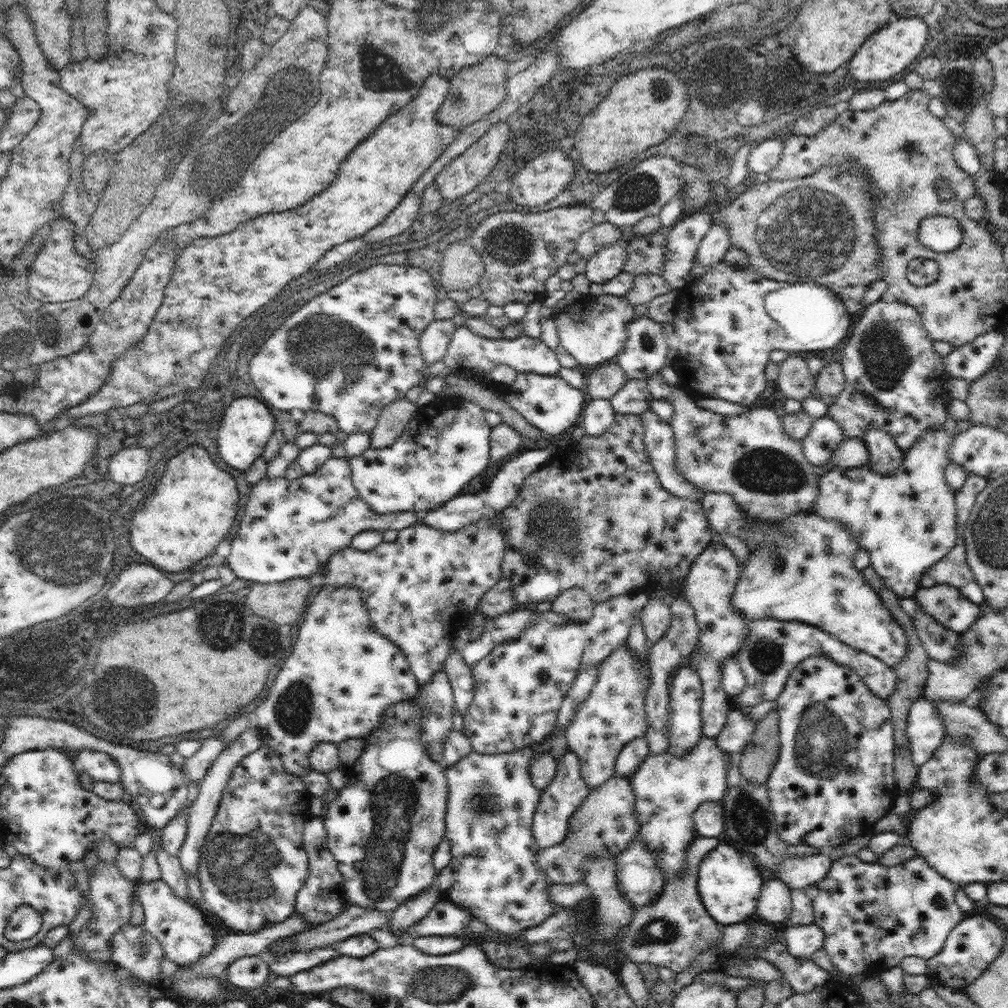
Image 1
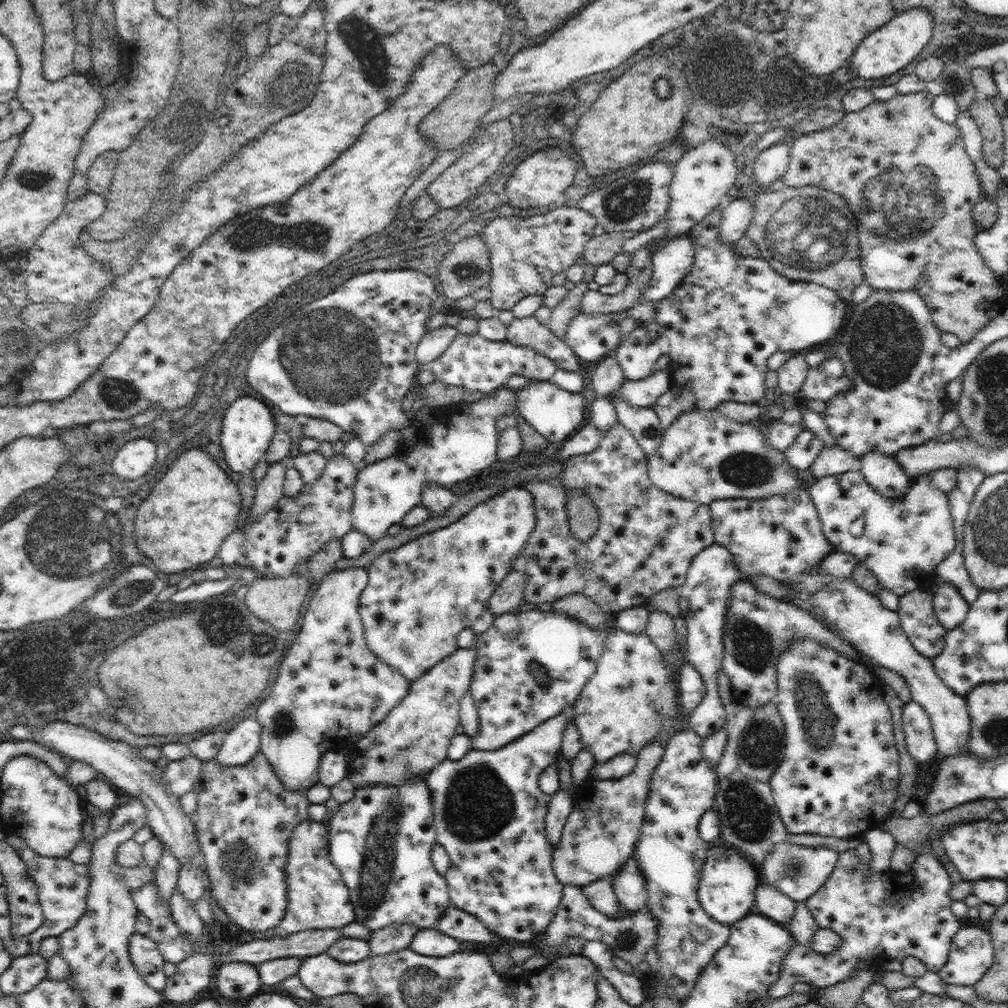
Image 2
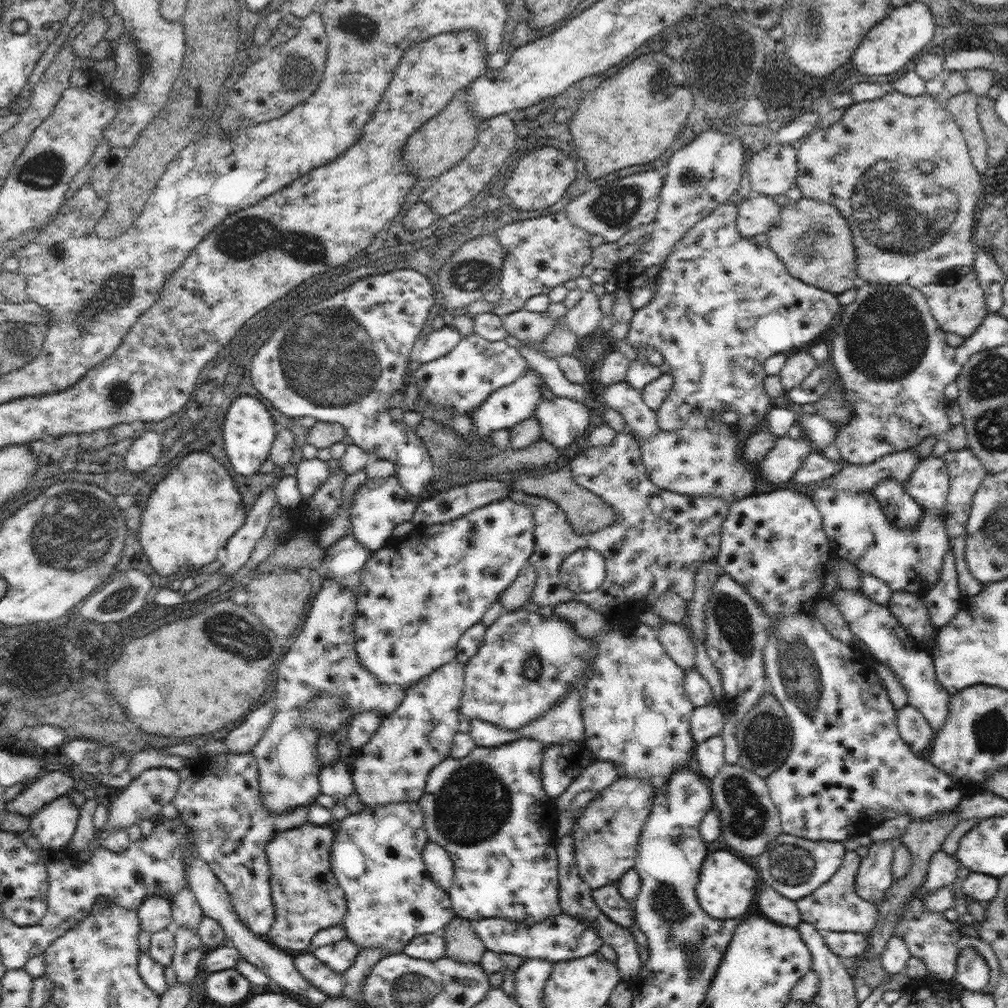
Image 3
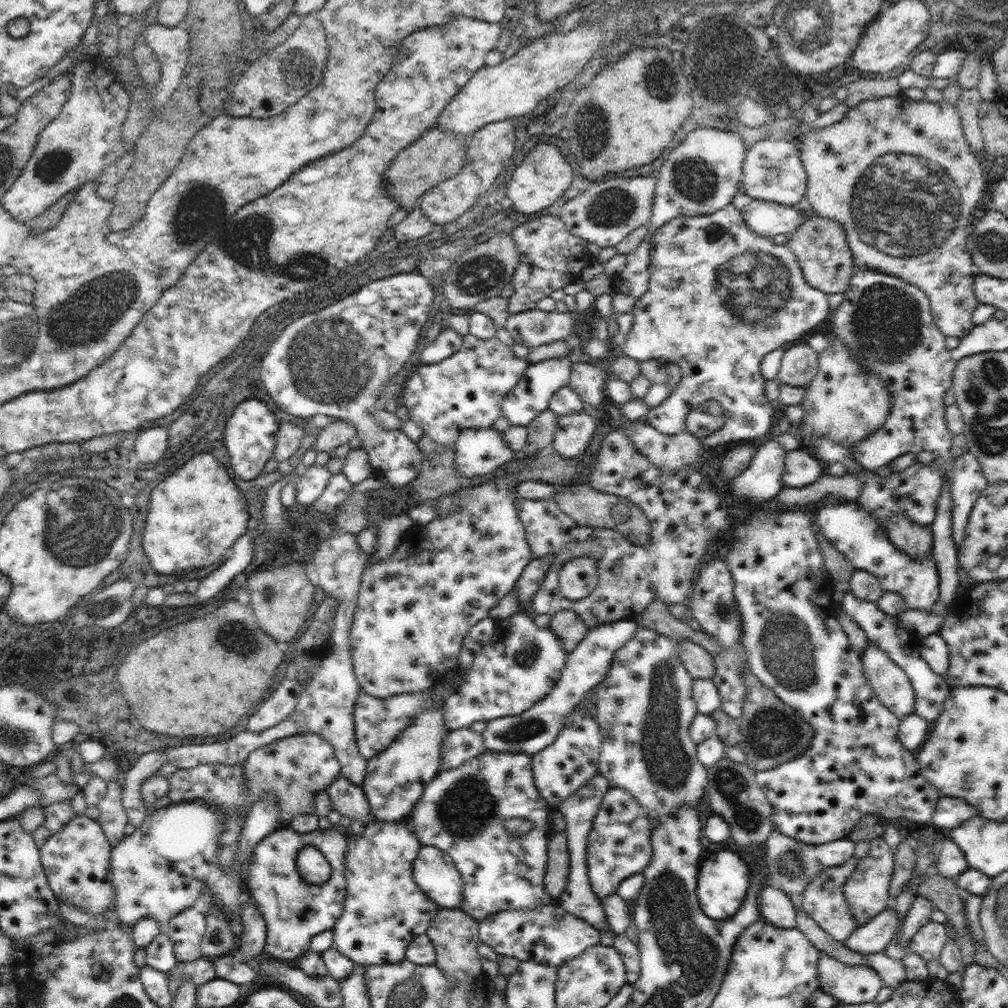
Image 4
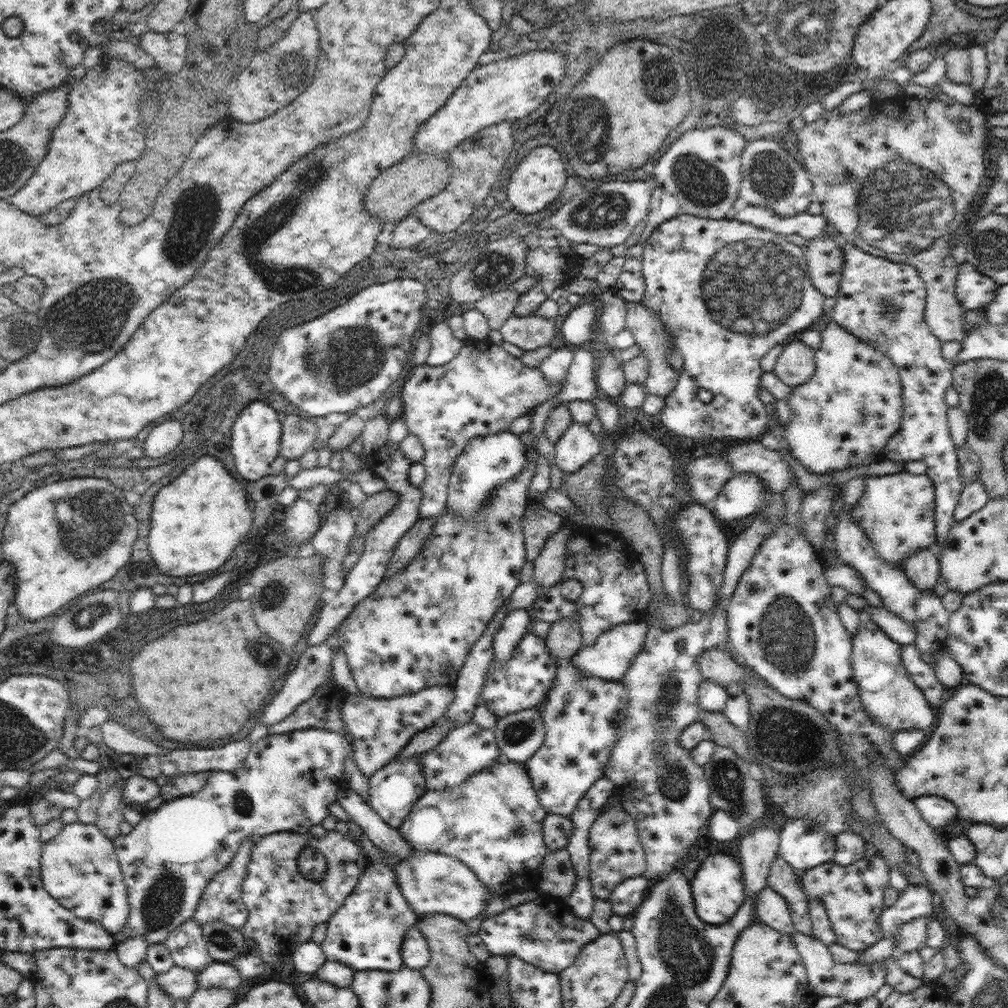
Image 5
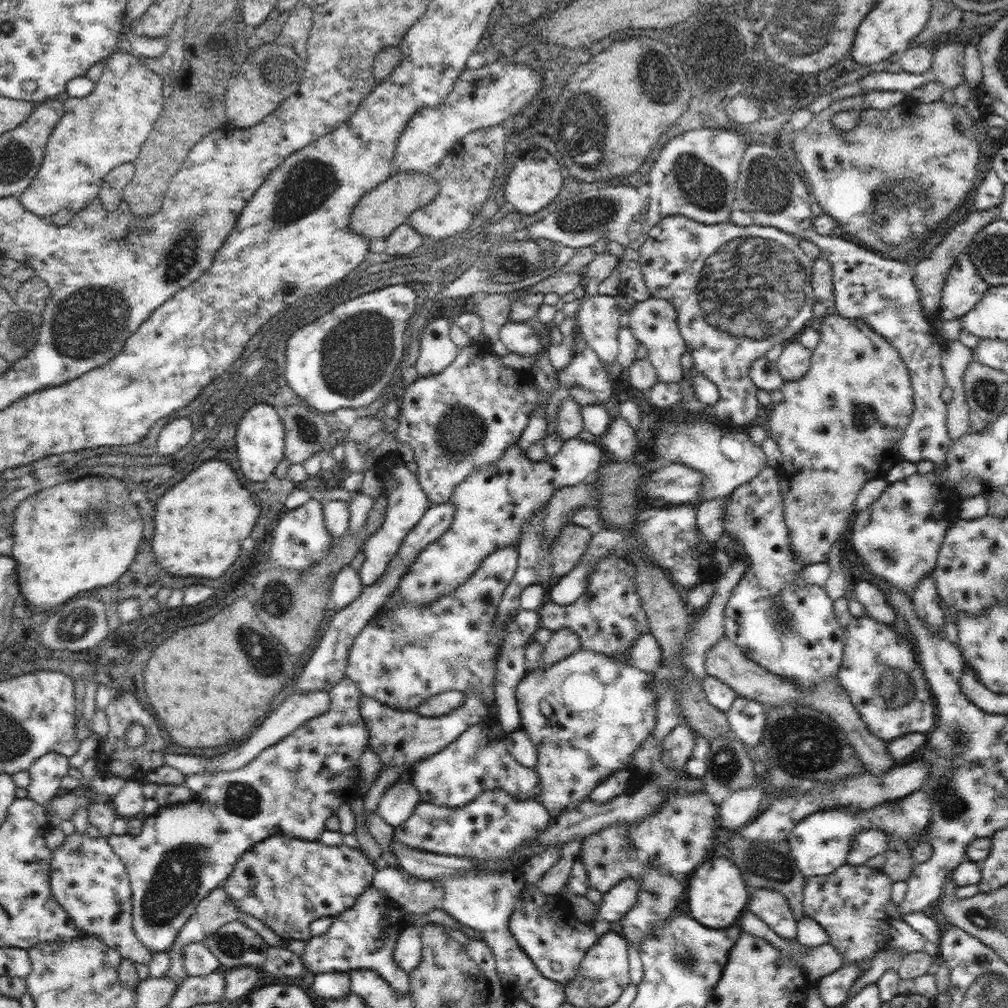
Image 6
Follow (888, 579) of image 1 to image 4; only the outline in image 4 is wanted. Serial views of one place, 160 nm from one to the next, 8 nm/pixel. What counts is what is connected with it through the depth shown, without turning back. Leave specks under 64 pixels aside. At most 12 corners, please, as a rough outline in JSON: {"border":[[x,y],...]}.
{"border":[[858,501],[813,508],[822,534],[855,569],[930,611],[932,550],[912,559]]}

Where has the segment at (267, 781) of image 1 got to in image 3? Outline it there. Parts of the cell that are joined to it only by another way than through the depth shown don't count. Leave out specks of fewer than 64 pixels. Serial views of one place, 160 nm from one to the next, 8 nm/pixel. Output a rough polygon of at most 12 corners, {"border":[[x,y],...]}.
{"border":[[250,753],[186,760],[173,798],[245,925],[275,921],[265,807]]}

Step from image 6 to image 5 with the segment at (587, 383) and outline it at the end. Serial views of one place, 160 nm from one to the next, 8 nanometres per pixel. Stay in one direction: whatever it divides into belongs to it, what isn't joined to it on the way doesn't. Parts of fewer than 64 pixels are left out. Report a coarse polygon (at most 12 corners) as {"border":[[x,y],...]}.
{"border":[[489,337],[467,338],[402,388],[425,450],[420,519],[447,510],[454,463],[475,436],[510,431],[554,399]]}

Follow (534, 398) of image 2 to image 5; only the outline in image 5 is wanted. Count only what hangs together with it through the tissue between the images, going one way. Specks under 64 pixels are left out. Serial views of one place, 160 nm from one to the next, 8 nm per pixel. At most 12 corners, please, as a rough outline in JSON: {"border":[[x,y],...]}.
{"border":[[573,421],[554,446],[565,474],[600,450],[588,425]]}

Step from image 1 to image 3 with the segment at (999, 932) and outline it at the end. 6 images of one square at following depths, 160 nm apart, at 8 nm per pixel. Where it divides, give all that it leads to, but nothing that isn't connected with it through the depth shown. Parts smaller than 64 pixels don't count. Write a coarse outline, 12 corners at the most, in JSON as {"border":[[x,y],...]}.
{"border":[[974,947],[957,958],[956,982],[982,992],[990,967]]}

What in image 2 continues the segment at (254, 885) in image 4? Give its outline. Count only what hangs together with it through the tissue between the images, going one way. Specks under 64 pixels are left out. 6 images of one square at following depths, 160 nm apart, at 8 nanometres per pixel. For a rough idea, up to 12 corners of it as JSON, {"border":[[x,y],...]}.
{"border":[[326,821],[295,826],[275,934],[342,928],[354,905]]}

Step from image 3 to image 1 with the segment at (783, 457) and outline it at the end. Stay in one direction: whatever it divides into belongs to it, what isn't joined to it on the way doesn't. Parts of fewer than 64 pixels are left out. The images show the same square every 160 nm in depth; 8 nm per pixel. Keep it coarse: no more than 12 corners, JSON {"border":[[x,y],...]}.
{"border":[[827,414],[811,422],[801,440],[806,460],[830,462],[846,440]]}

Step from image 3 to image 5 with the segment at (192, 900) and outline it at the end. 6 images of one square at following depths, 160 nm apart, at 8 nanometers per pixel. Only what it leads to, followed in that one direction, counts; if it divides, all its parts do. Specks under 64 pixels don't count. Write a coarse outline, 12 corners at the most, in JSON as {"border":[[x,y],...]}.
{"border":[[193,918],[163,943],[178,966],[201,971],[213,961]]}

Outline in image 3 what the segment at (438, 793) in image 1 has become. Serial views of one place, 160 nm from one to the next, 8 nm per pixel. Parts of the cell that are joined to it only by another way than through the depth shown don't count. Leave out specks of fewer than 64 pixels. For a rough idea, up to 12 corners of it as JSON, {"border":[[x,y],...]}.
{"border":[[419,802],[334,823],[345,938],[400,954],[440,933]]}

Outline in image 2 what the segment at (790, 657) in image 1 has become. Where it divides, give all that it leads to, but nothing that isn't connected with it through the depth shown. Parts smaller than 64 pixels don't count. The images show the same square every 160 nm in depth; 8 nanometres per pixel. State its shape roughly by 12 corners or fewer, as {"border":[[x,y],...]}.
{"border":[[734,582],[722,669],[733,700],[777,696],[776,666],[796,639],[861,662],[811,612]]}

